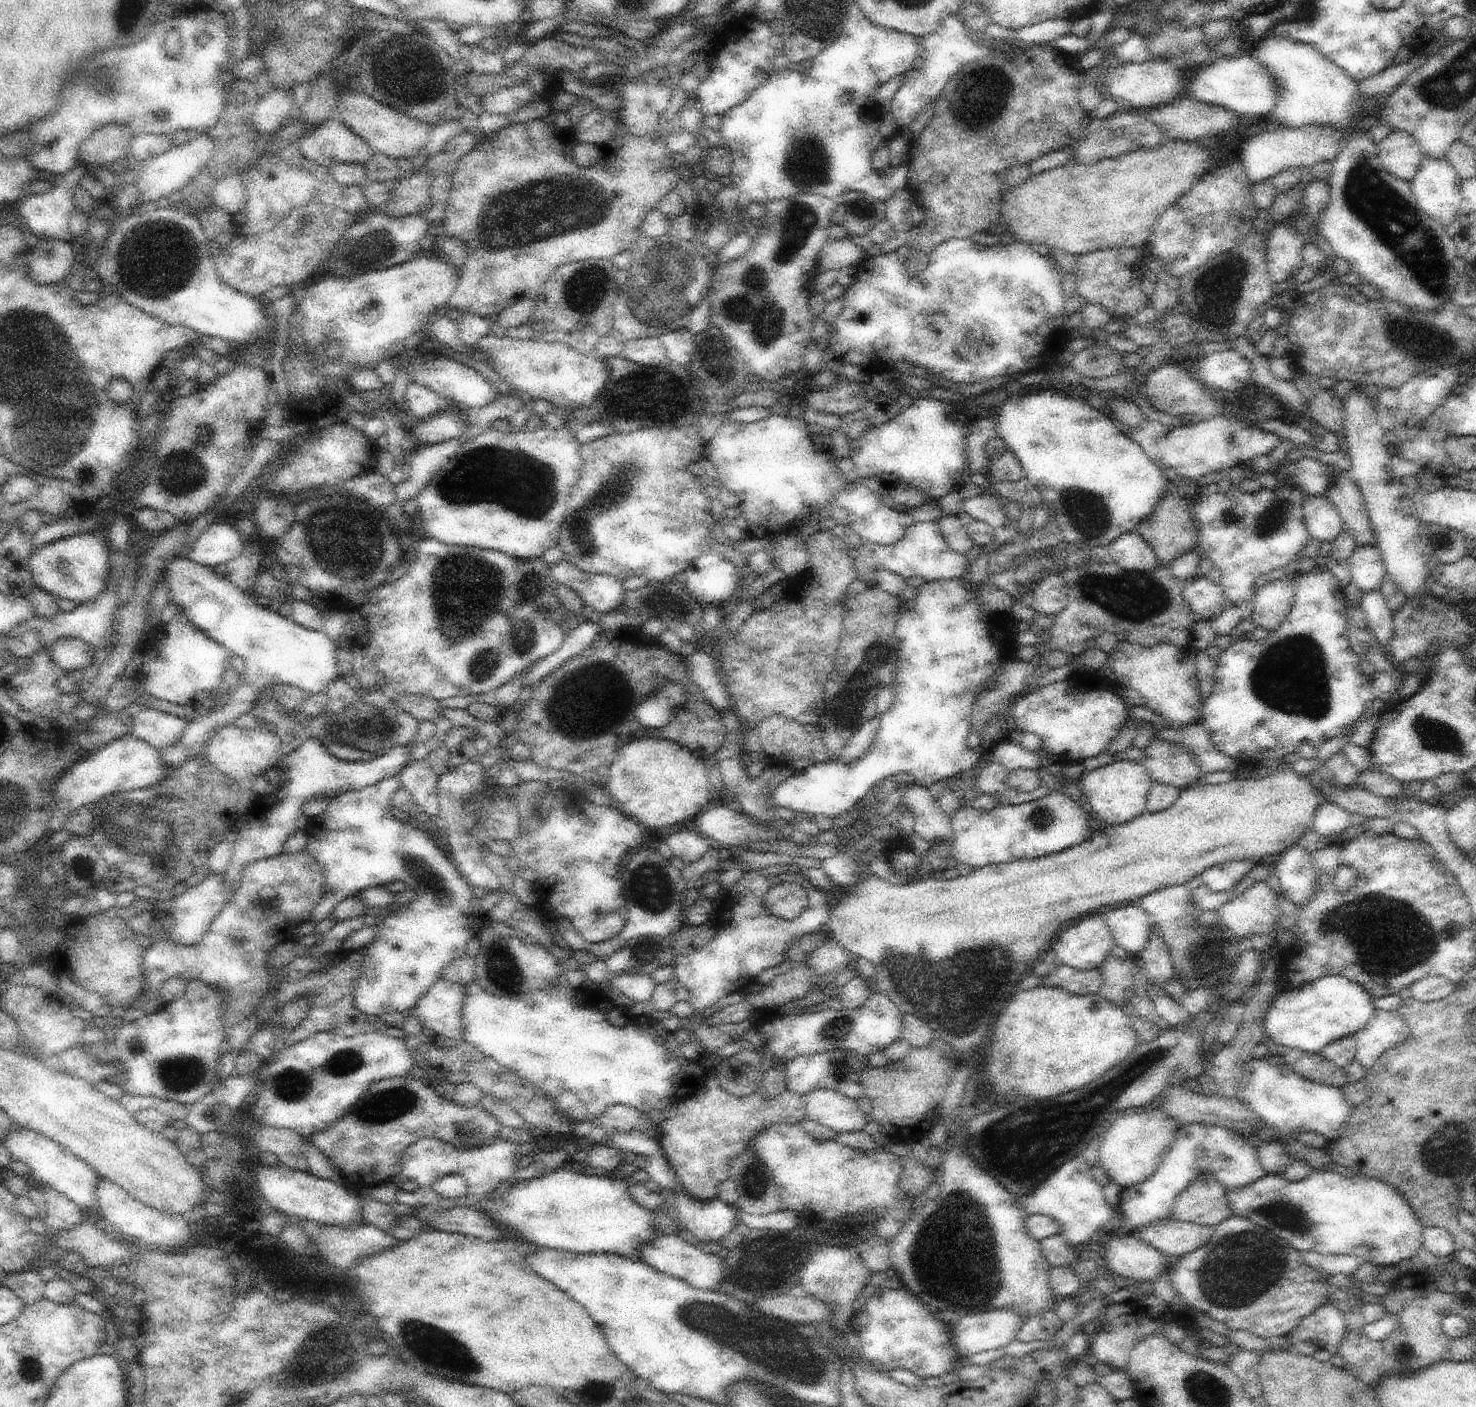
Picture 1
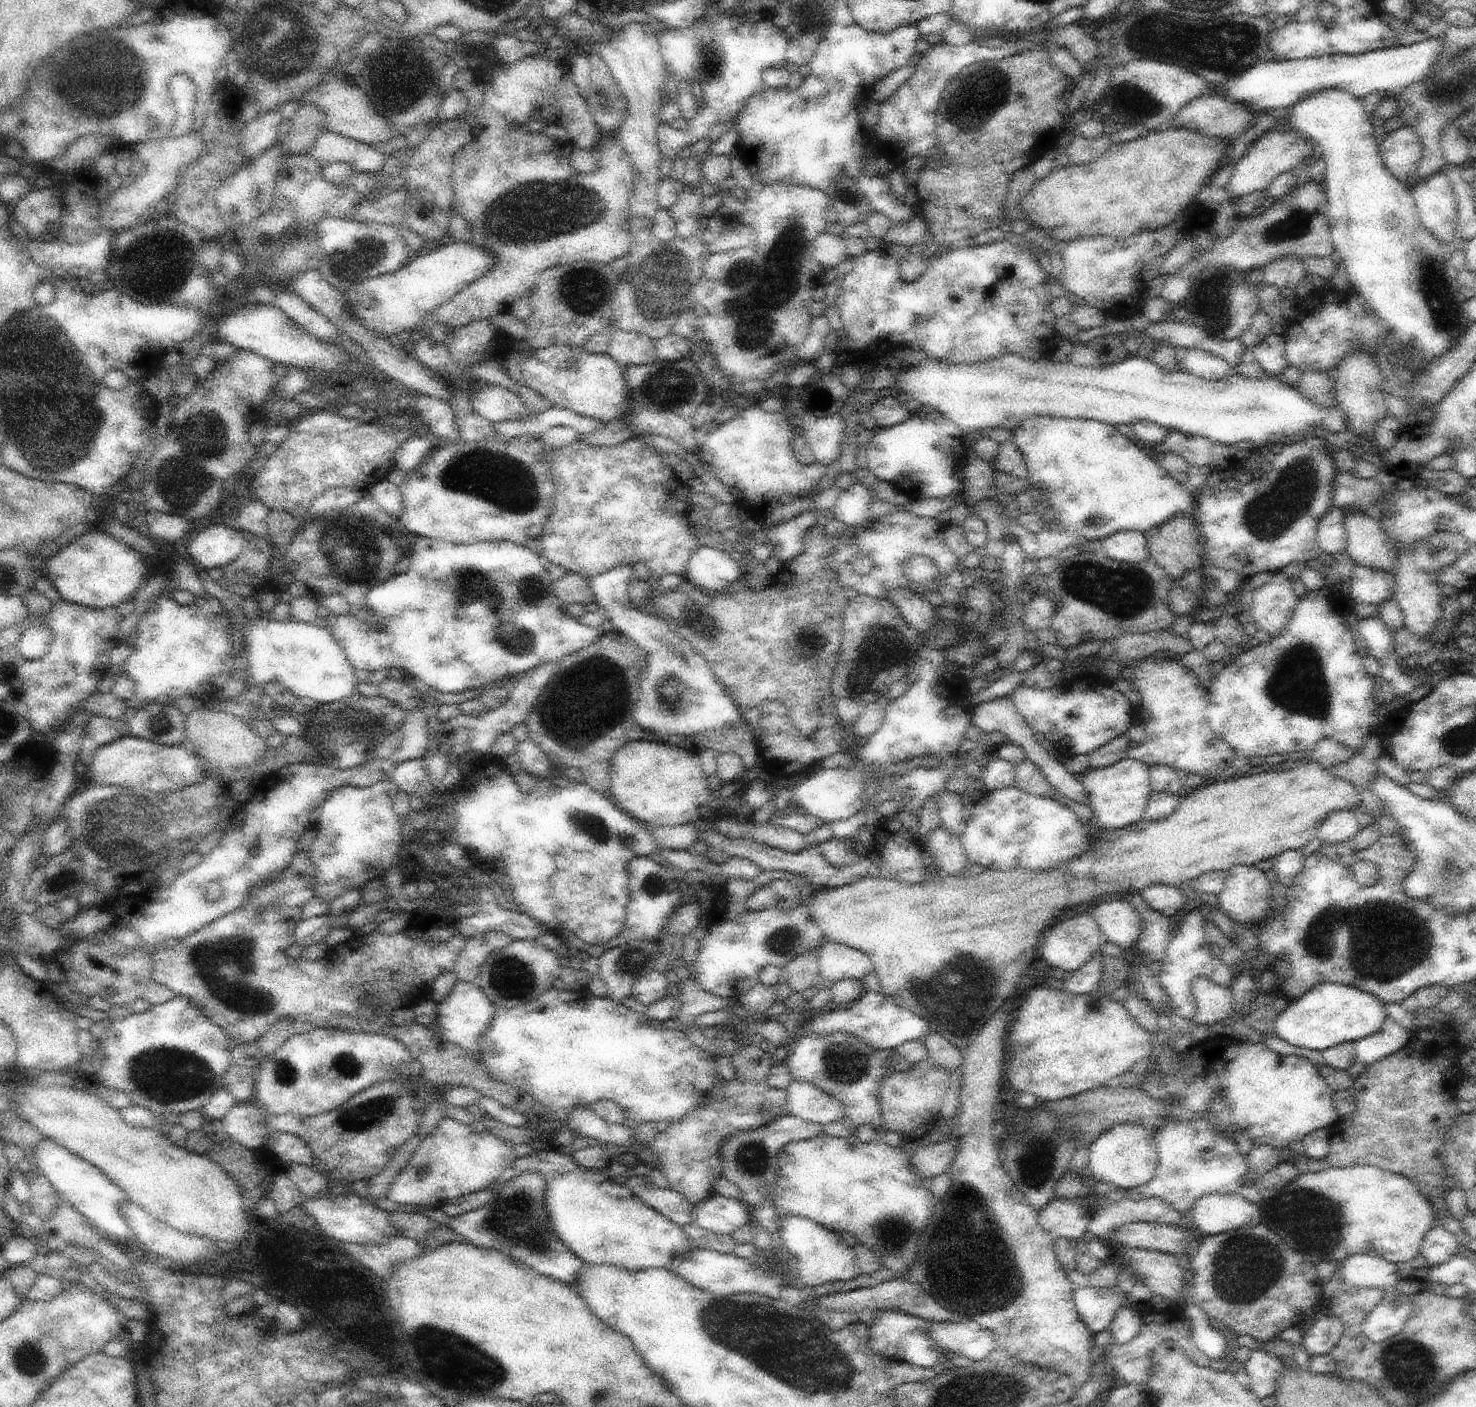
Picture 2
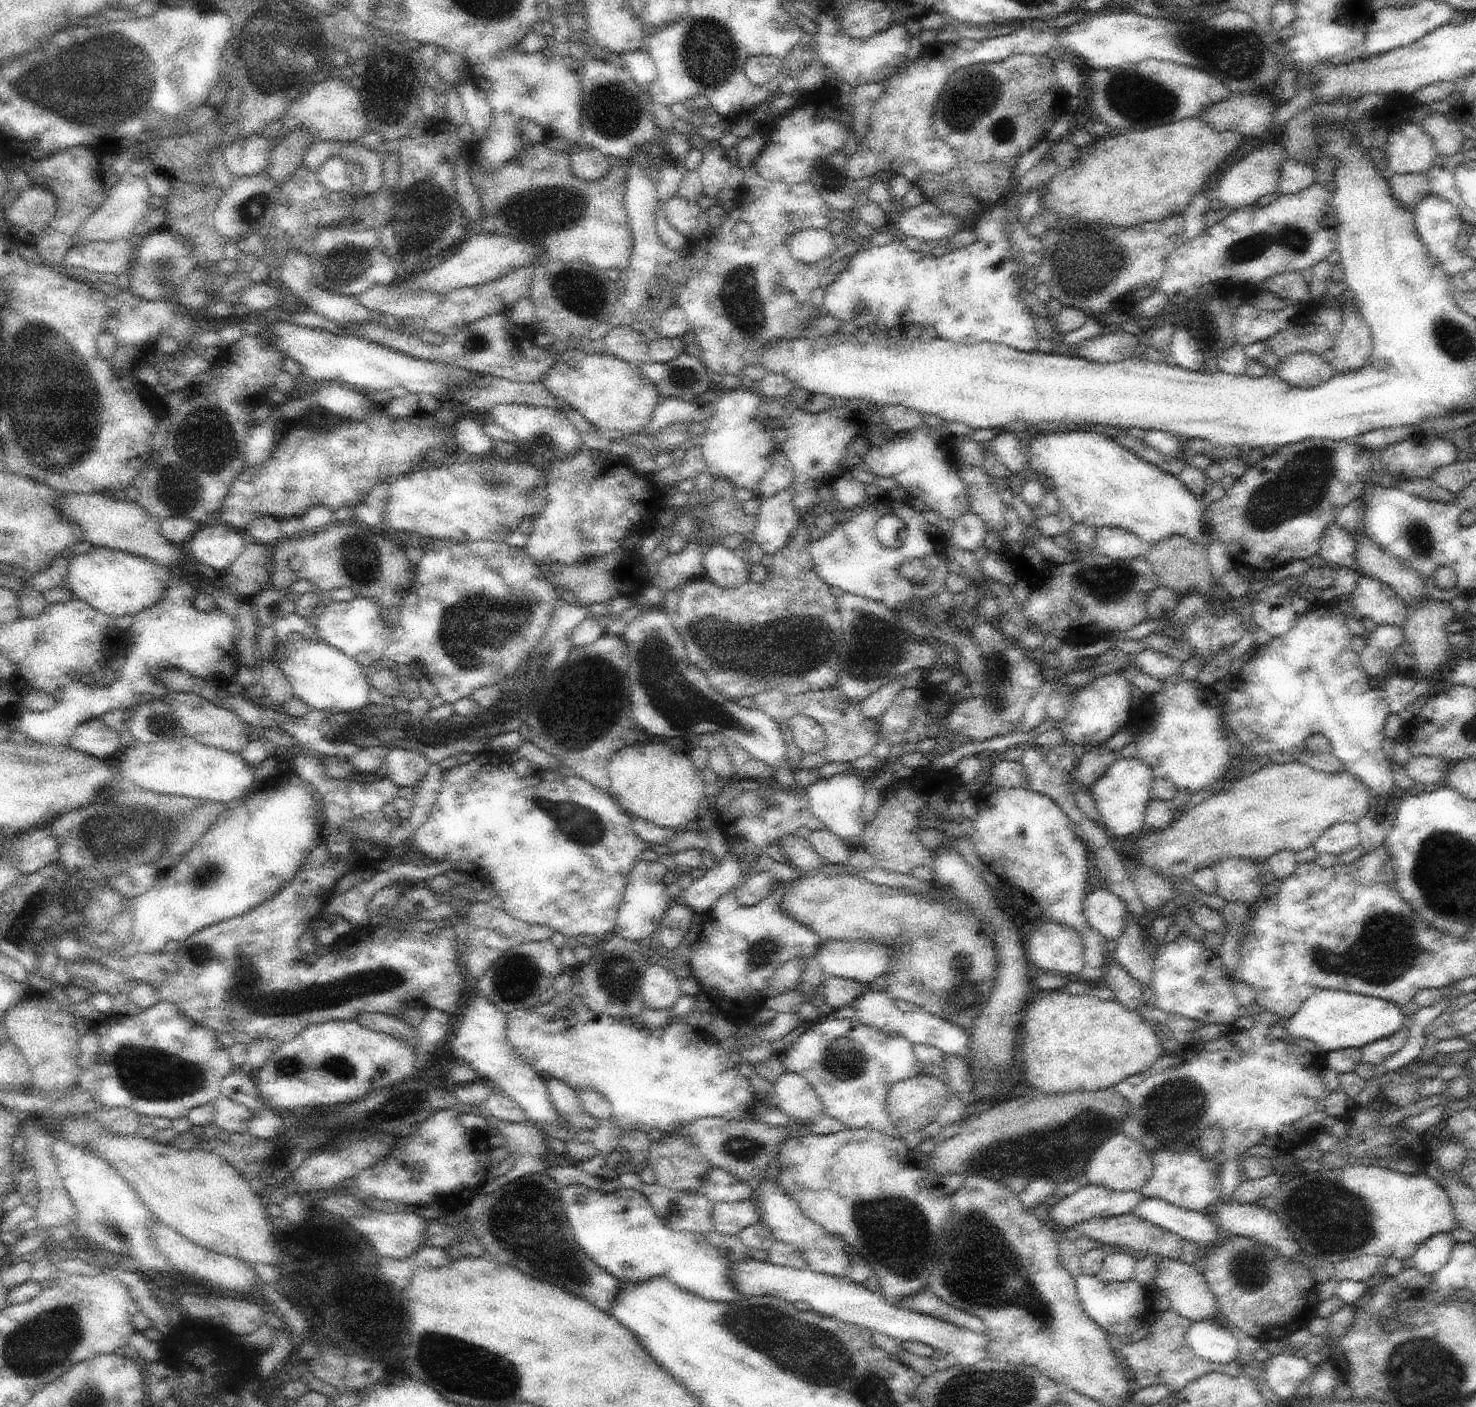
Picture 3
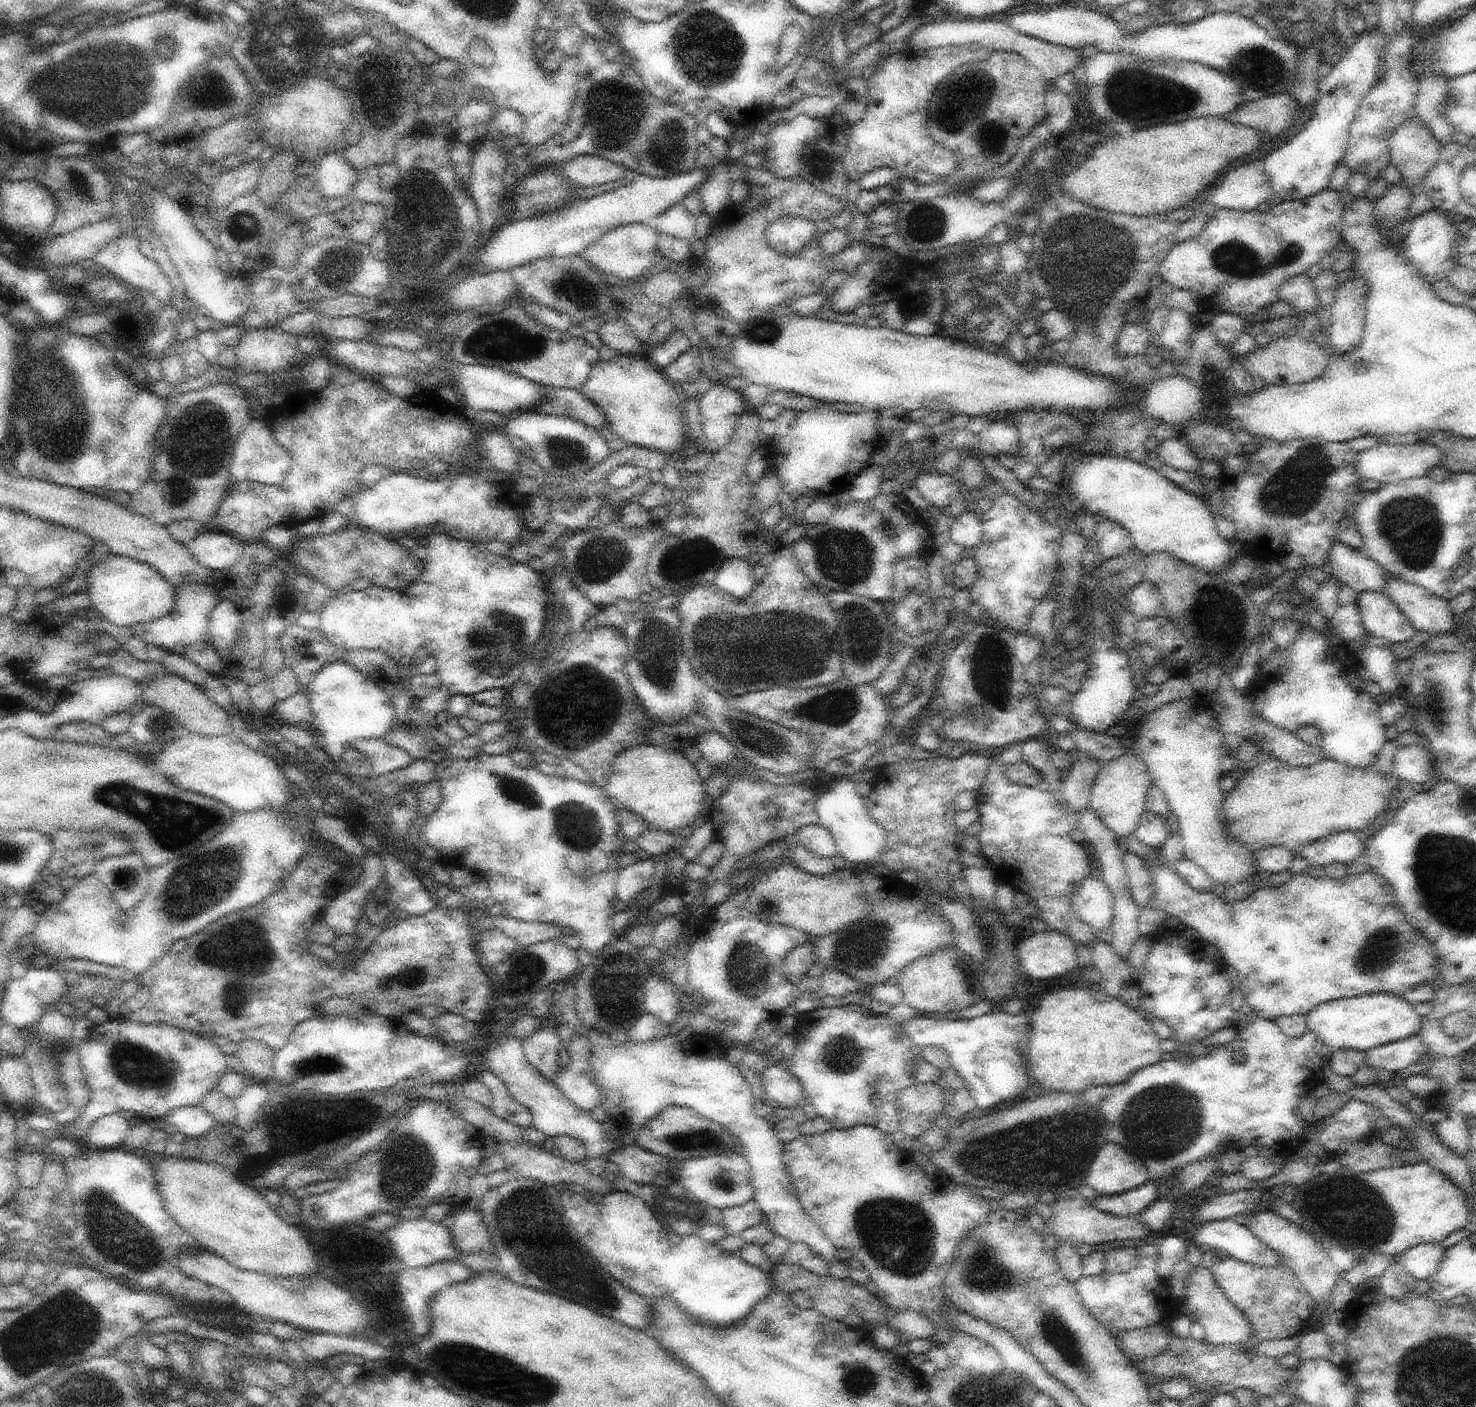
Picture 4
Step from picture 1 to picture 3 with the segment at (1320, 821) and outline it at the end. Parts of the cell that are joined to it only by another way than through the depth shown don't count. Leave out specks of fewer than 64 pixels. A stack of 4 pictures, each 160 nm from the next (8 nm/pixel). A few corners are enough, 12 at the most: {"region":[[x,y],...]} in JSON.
{"region":[[1354,823],[1332,826],[1312,846],[1318,856],[1341,856],[1359,844]]}

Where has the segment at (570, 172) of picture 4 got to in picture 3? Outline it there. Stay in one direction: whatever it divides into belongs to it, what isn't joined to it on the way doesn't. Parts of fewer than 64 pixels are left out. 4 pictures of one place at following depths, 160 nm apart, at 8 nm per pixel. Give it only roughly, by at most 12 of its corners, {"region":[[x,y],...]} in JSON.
{"region":[[590,146],[570,154],[574,176],[600,180],[609,156]]}

